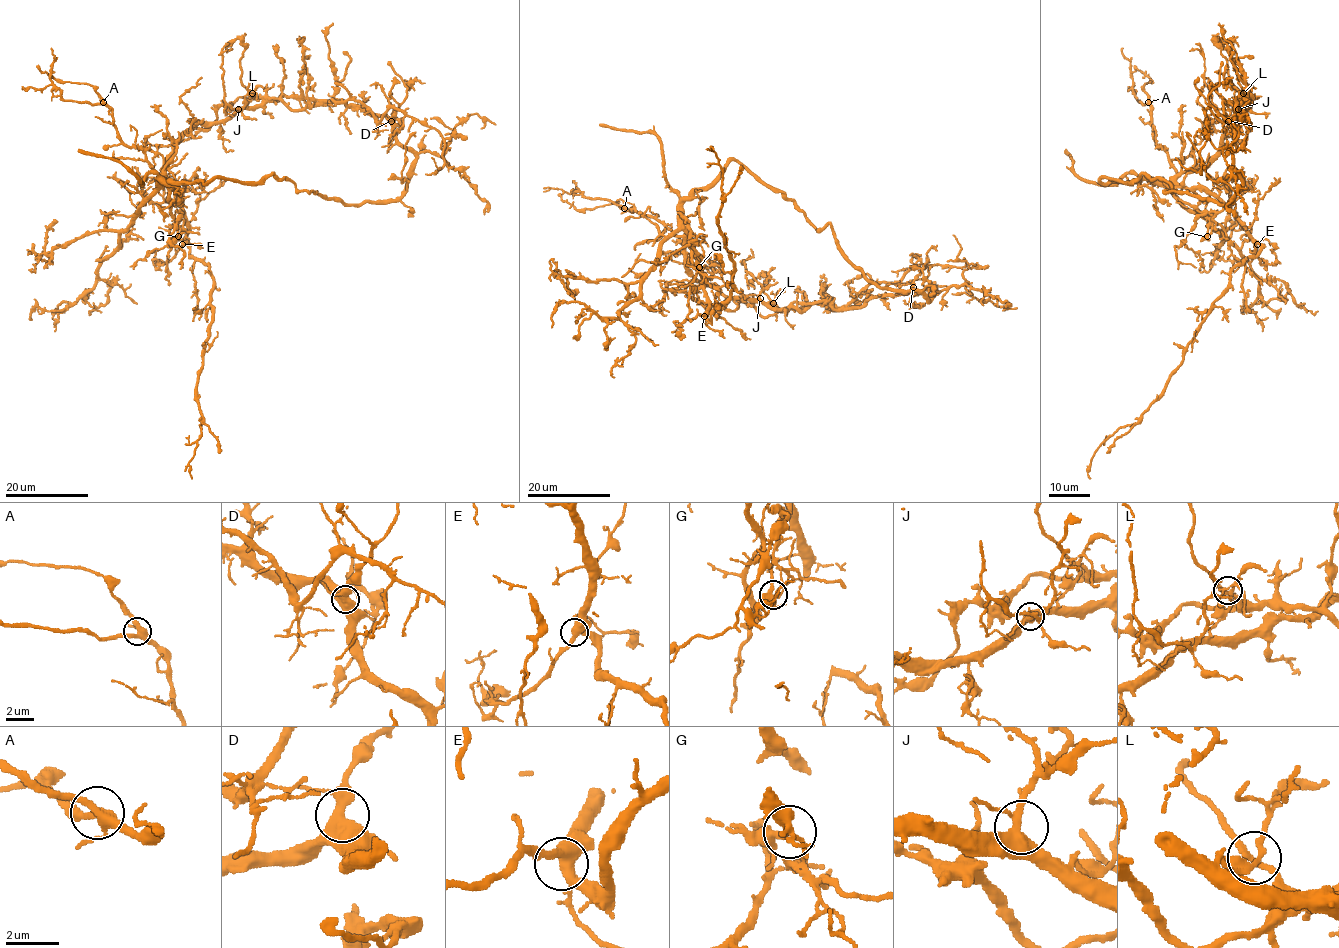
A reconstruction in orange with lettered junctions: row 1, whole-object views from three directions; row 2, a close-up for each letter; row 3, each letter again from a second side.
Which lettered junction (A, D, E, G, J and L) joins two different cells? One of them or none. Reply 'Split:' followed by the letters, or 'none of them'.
Split: G

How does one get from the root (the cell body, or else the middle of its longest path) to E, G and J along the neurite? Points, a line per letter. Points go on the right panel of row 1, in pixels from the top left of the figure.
E: (1187, 169), (1176, 181), (1182, 186), (1213, 193), (1257, 244)
G: (1187, 169), (1168, 187), (1176, 197), (1194, 204), (1209, 220), (1207, 237)
J: (1187, 169), (1202, 169), (1207, 164), (1222, 145), (1226, 129), (1238, 123), (1238, 109)

